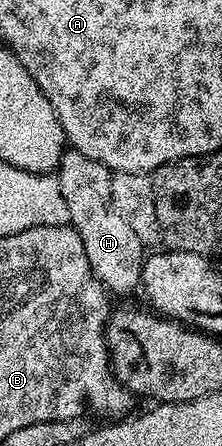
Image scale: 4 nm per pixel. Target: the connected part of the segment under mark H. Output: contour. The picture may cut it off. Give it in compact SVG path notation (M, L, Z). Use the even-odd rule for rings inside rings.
M69 148L60 161L58 180L62 196L69 208L69 222L73 229L80 232L86 247L86 259L96 272L96 278L104 284L109 294L132 293L141 288L146 260L146 246L126 223L124 216L114 207L112 198L112 175L102 163L86 159L74 148Z

